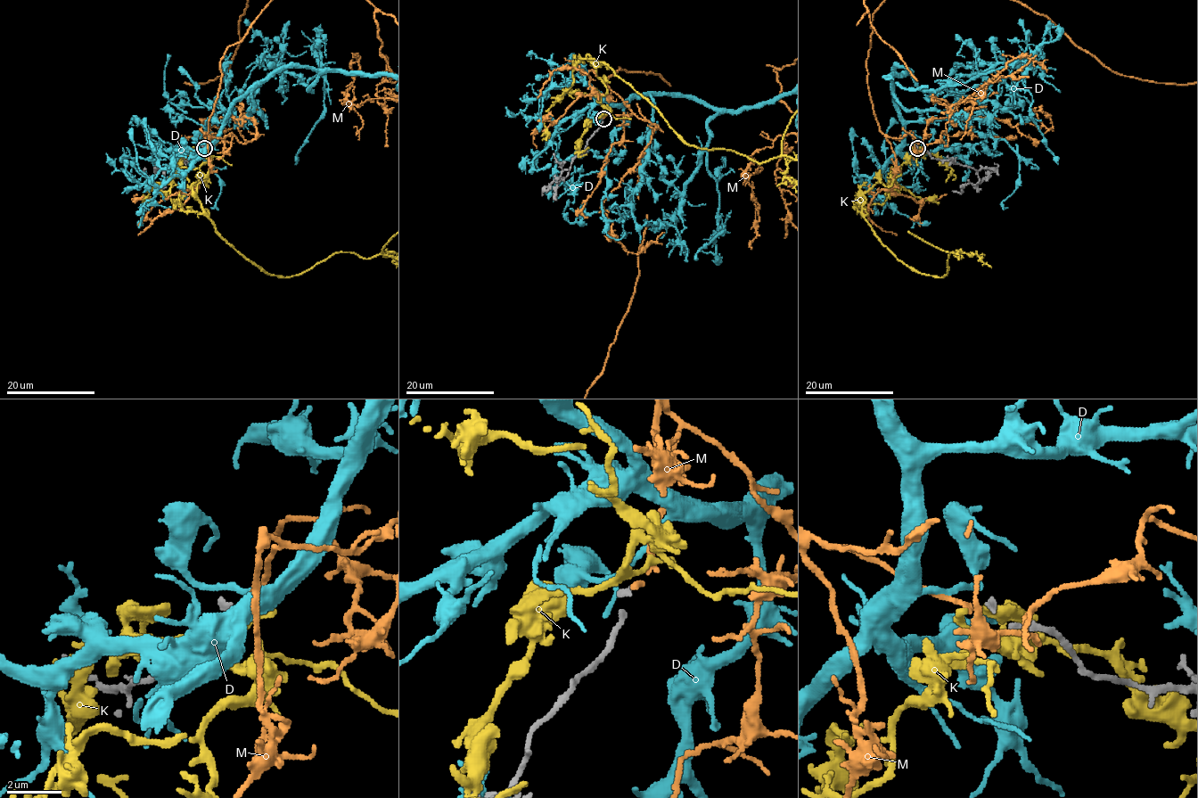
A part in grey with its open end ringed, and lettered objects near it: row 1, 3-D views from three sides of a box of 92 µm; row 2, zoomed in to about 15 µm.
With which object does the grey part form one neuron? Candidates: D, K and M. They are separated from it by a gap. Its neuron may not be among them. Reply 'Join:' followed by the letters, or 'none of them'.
Join: M

